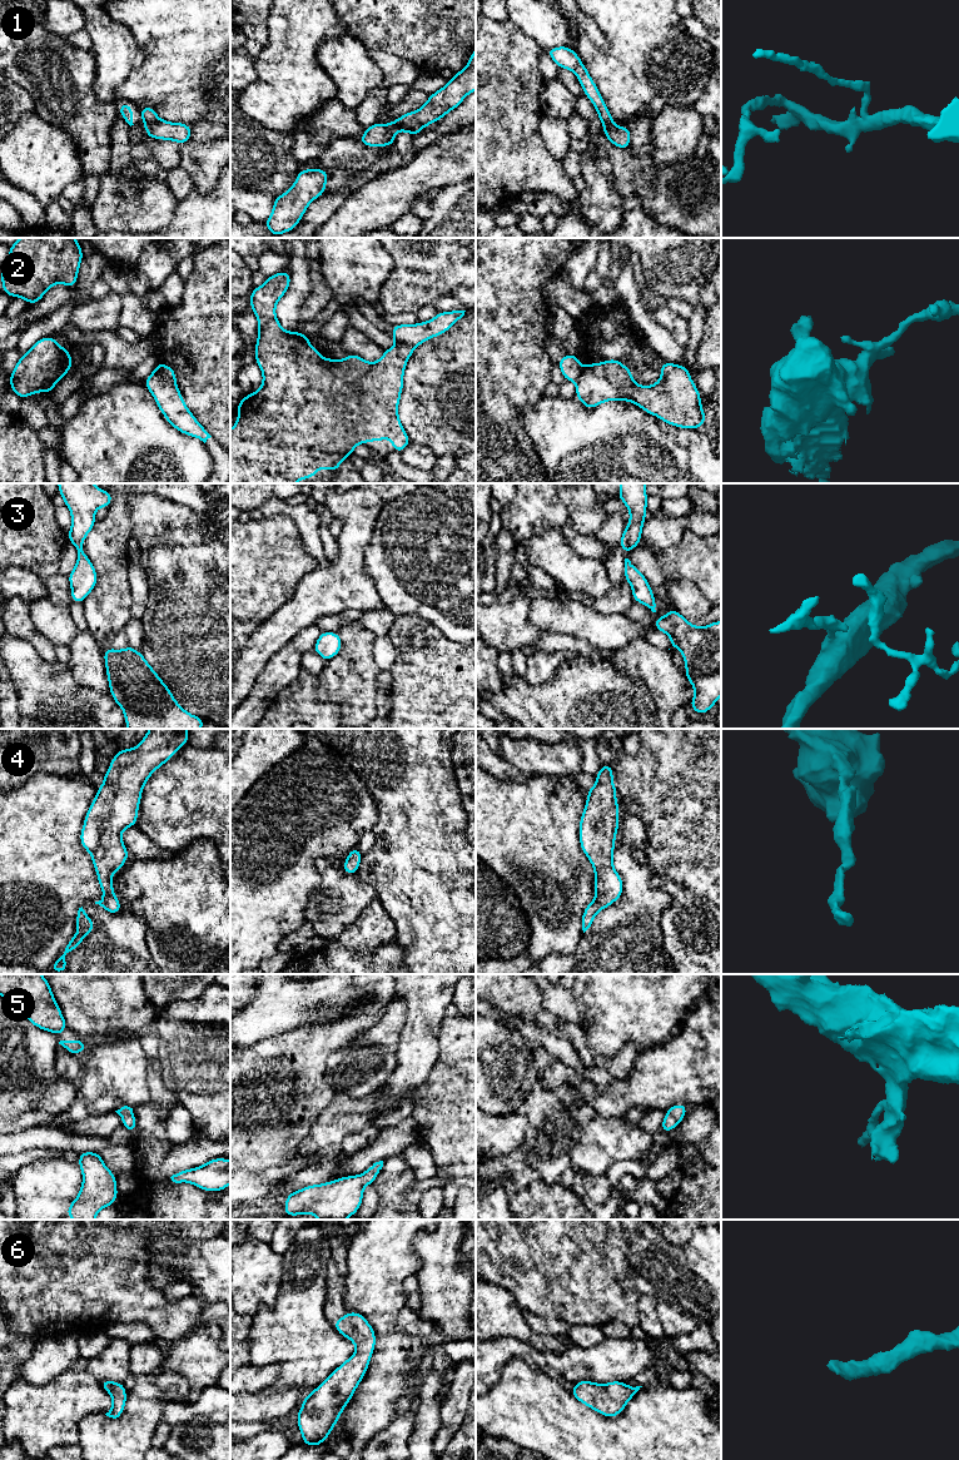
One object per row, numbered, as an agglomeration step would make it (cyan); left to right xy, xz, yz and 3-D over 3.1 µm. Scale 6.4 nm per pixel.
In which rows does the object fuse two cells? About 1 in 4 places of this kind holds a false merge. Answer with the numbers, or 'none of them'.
1, 2

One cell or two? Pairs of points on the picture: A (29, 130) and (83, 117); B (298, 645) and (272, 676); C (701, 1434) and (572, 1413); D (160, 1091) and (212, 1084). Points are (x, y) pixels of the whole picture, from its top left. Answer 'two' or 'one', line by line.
A: two
B: one
C: one
D: two

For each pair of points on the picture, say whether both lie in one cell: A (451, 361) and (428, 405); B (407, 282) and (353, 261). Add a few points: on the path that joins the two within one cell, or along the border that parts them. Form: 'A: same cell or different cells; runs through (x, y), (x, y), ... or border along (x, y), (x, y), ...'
A: same cell; runs through (451, 372), (451, 382), (440, 393)
B: different cells; border along (387, 251), (393, 267), (381, 288), (378, 302)

